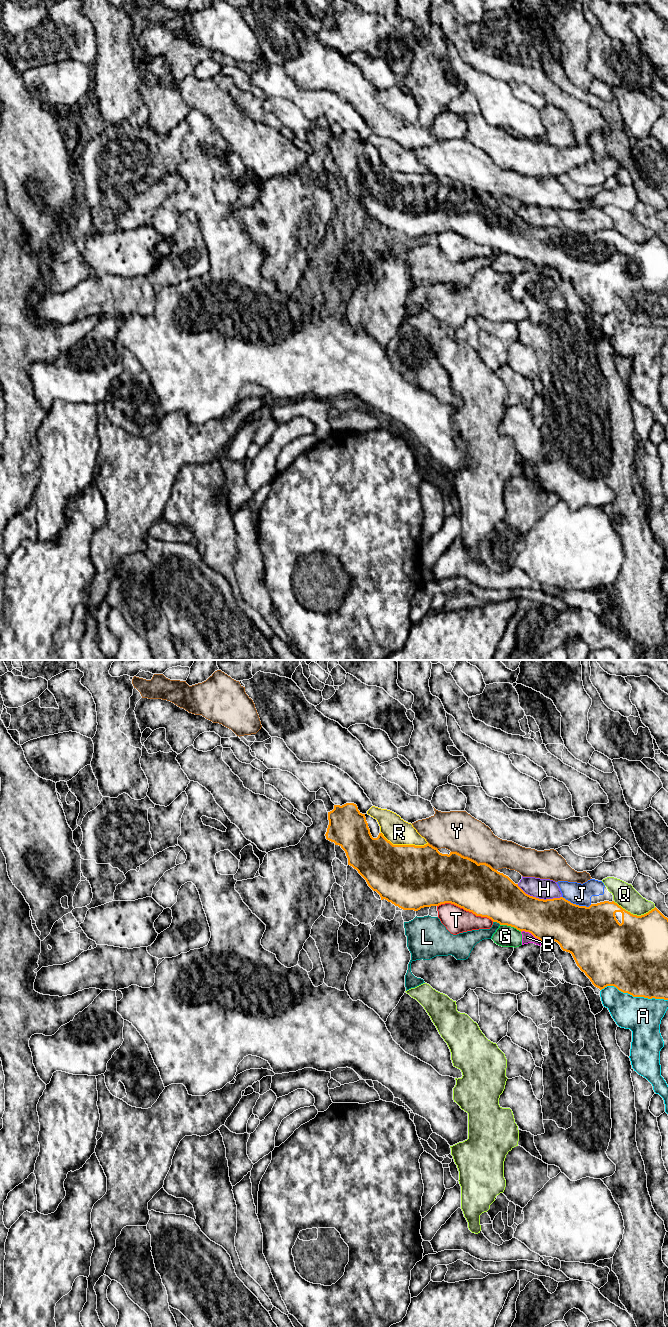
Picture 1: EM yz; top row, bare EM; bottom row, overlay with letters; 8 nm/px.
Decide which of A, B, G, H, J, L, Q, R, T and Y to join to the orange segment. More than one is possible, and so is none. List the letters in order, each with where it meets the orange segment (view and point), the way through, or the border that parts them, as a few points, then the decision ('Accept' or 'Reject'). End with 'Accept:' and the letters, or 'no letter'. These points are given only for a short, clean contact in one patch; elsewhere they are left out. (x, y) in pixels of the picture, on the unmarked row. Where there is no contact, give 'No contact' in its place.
A: Touches orange at yz (634, 324). Reject
B: Touches orange at yz (531, 261). Reject
G: Touches orange at yz (511, 254). Boundary: yz (500, 252), (513, 254), (521, 259). Reject
H: Touches orange at yz (538, 226). Reject
J: Touches orange at yz (577, 233). Reject
L: Touches orange at yz (497, 250). Boundary: yz (493, 249), (500, 252). Reject
Q: Touches orange at yz (634, 243). Reject
R: Touches orange at yz (404, 173). Reject
T: Touches orange at yz (465, 237). Reject
Y: Touches orange at yz (473, 188). Reject
Accept: no letter

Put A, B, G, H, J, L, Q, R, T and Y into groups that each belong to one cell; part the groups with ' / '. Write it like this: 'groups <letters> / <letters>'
groups A / B G / H / J / L / Q / R / T / Y

